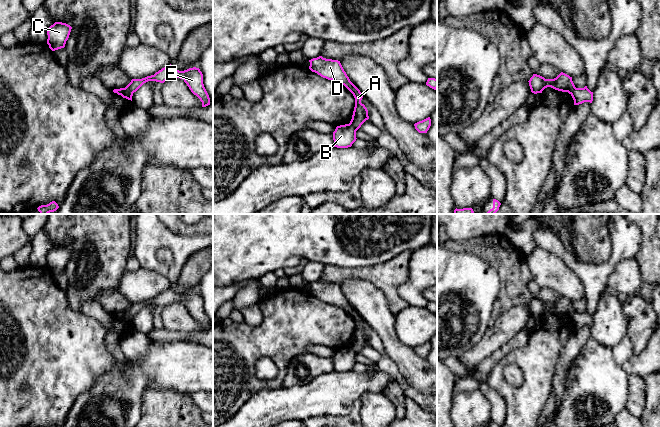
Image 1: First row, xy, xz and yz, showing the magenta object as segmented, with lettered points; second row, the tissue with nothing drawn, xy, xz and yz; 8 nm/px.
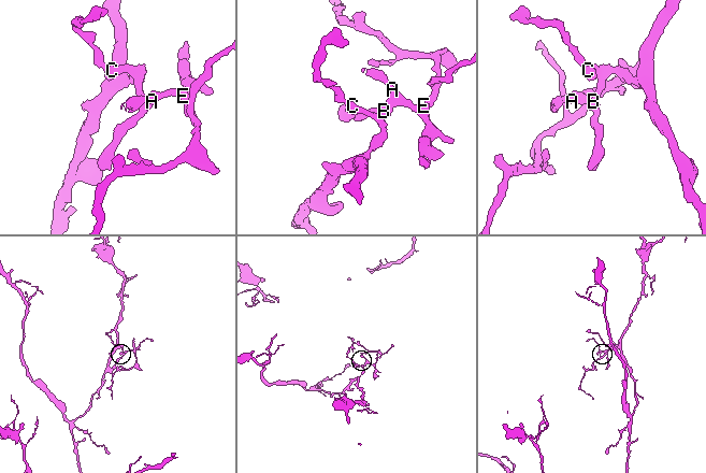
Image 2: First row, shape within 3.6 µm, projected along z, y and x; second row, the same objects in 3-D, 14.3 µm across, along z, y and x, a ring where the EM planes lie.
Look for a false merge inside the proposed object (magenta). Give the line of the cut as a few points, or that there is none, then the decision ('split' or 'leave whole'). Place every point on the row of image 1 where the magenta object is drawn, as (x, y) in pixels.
cut in xz along (349, 123), (357, 129); split

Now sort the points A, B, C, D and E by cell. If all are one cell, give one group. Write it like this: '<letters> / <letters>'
A D E / B C

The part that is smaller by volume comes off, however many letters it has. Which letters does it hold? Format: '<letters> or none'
A, D, E

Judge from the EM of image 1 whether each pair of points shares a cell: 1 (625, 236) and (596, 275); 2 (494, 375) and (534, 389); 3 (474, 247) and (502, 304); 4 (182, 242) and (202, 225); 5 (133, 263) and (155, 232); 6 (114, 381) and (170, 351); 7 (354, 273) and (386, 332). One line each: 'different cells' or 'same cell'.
1: same cell
2: same cell
3: same cell
4: different cells
5: different cells
6: same cell
7: different cells

